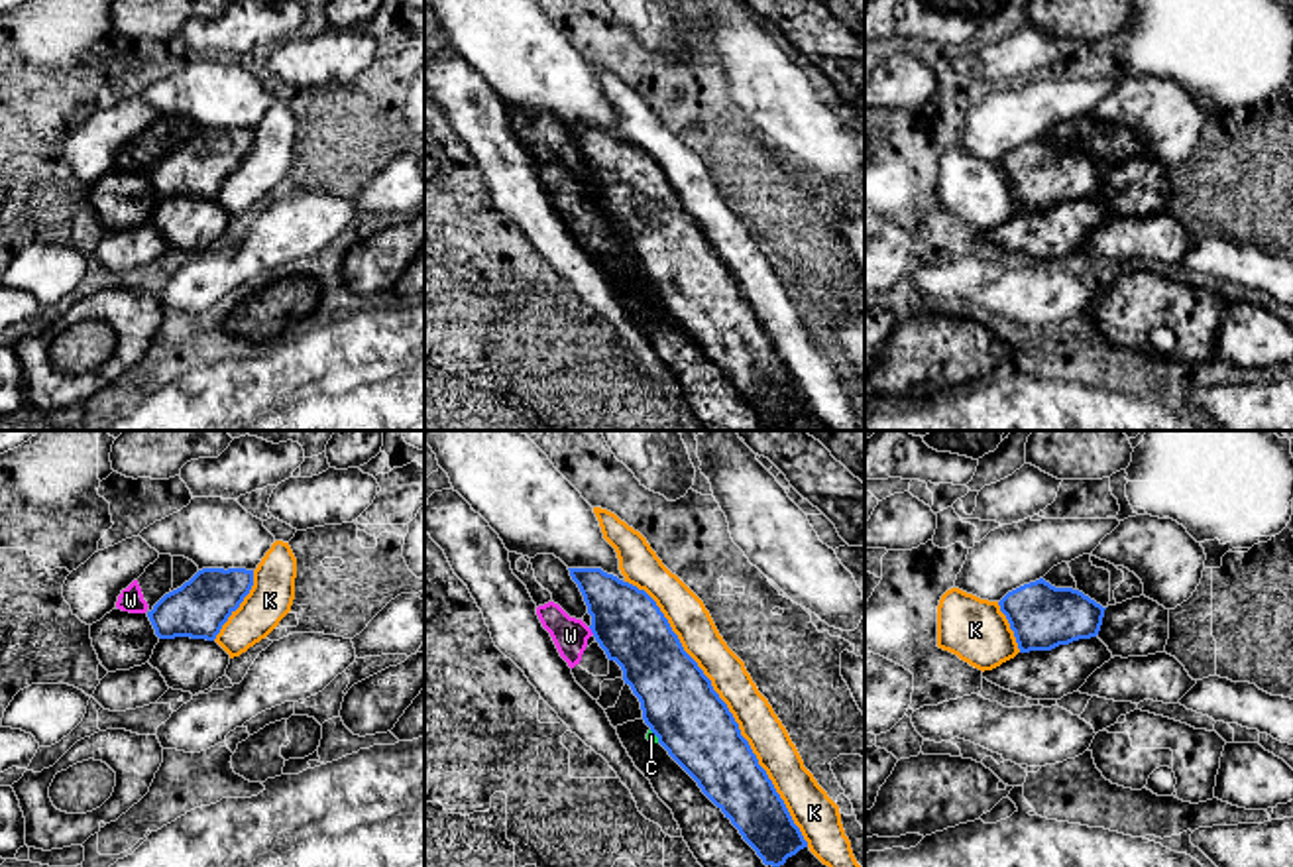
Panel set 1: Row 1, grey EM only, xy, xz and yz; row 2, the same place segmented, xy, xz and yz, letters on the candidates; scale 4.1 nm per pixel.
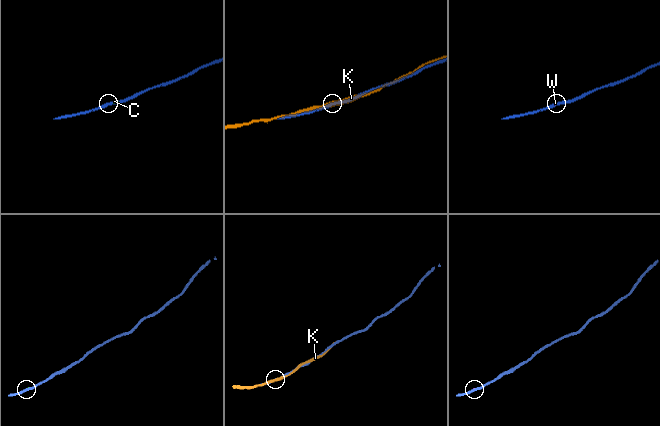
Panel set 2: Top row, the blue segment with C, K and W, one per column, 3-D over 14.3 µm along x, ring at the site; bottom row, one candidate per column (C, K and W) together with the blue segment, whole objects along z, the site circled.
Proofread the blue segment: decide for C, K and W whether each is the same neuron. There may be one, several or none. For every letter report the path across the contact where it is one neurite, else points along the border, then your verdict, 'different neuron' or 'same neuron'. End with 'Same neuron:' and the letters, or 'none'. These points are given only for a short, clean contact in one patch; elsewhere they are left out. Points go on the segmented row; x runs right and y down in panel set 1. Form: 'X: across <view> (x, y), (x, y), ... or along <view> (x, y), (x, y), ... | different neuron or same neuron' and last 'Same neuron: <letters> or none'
C: along xz (649, 730), (659, 742) | different neuron
K: different neuron
W: along xz (588, 628), (594, 634) | different neuron
Same neuron: none

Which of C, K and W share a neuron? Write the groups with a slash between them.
C W / K

